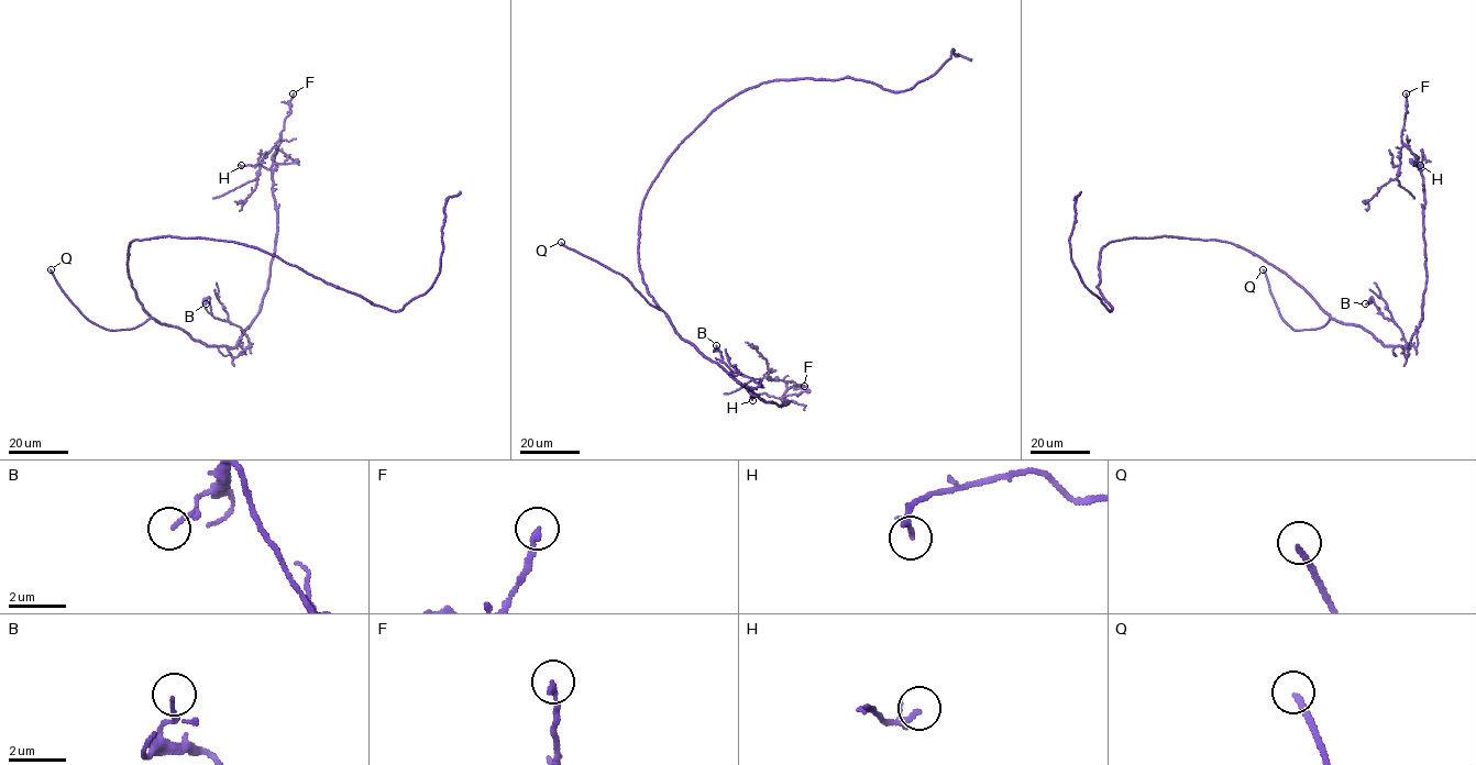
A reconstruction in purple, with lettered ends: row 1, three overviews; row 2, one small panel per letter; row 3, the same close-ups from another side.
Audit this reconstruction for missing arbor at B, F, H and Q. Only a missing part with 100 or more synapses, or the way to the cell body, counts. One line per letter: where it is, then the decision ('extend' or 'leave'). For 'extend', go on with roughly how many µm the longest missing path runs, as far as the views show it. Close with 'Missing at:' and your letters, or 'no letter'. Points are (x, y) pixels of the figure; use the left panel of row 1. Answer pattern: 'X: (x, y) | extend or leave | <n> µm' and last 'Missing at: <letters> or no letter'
B: (206, 303) | leave
F: (293, 93) | leave
H: (241, 165) | leave
Q: (51, 269) | extend | 35 µm
Missing at: Q

